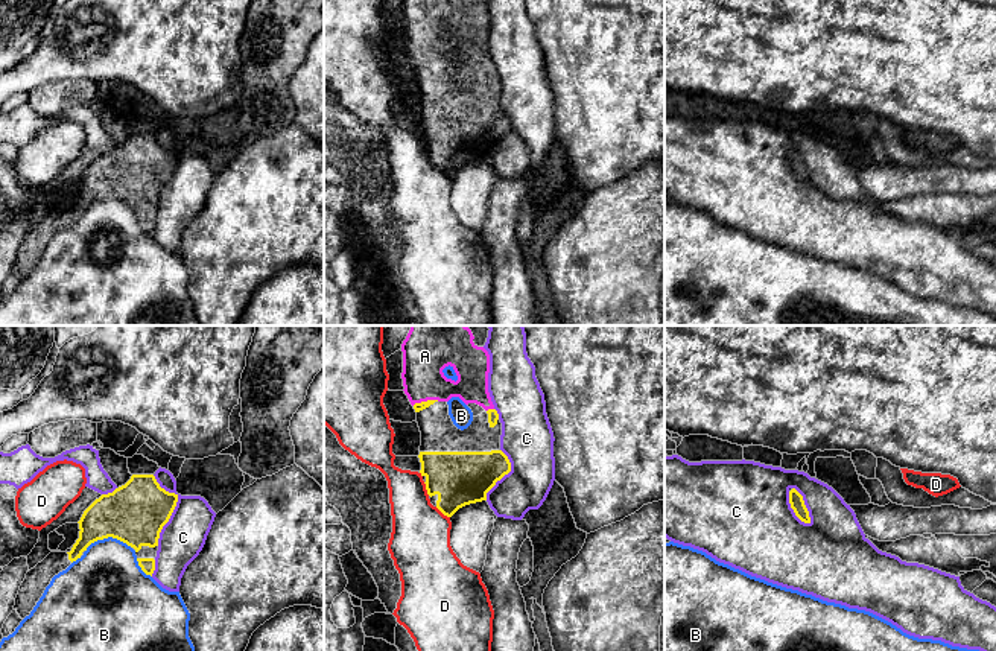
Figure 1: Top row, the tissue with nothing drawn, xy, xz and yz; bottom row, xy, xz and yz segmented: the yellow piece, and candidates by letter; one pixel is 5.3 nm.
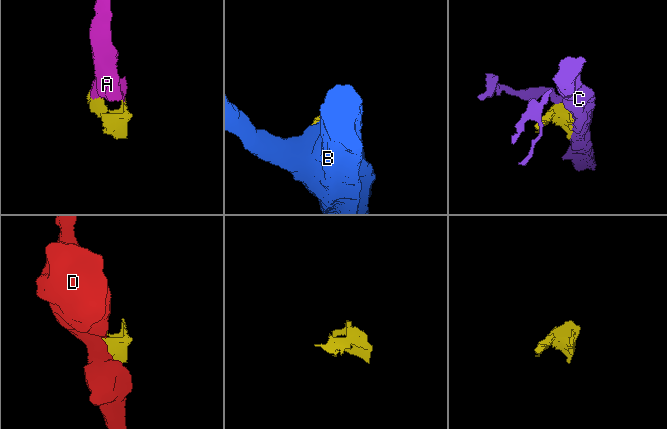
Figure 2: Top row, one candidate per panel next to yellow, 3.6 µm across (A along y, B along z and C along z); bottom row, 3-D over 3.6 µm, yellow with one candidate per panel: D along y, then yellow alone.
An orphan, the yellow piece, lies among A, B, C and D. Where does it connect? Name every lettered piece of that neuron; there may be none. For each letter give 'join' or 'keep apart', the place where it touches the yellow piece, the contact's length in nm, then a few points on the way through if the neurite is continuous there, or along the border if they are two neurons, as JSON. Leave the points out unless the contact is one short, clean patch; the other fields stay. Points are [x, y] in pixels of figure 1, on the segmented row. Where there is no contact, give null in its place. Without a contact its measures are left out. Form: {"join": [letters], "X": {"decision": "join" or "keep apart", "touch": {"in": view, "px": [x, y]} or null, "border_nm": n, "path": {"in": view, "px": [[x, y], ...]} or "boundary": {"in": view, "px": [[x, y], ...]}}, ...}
{"join": ["A"], "A": {"decision": "join", "touch": {"in": "xz", "px": [425, 402]}, "border_nm": 150}, "B": {"decision": "keep apart", "touch": {"in": "xy", "px": [107, 537]}, "border_nm": 240}, "C": {"decision": "keep apart", "touch": {"in": "xy", "px": [175, 505]}, "border_nm": 380}, "D": {"decision": "keep apart", "touch": {"in": "xz", "px": [443, 513]}, "border_nm": 100, "boundary": {"in": "xz", "px": [[435, 507], [449, 517]]}}}

